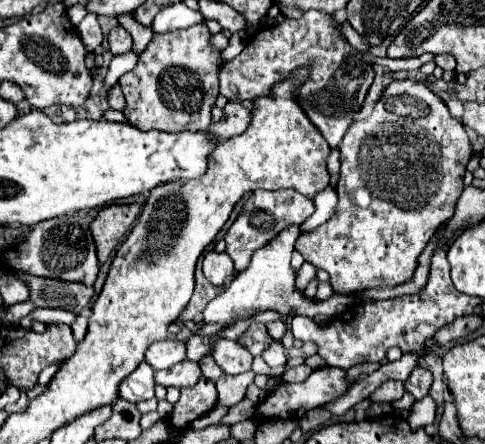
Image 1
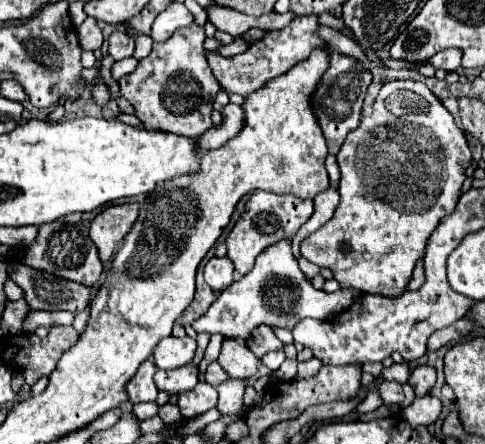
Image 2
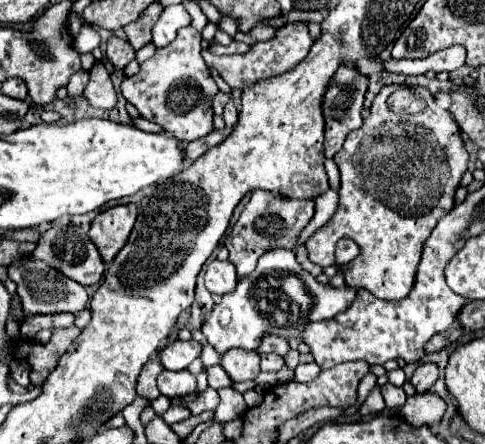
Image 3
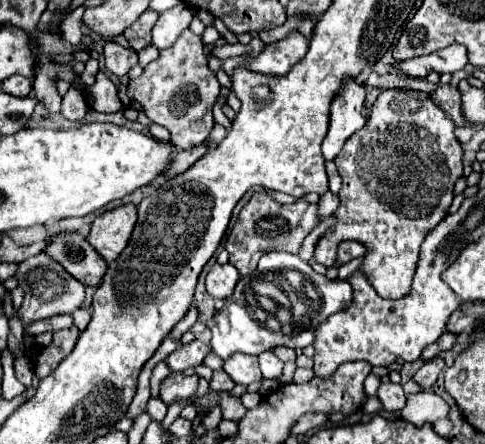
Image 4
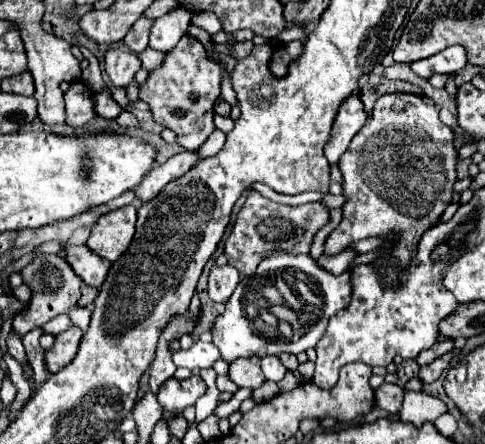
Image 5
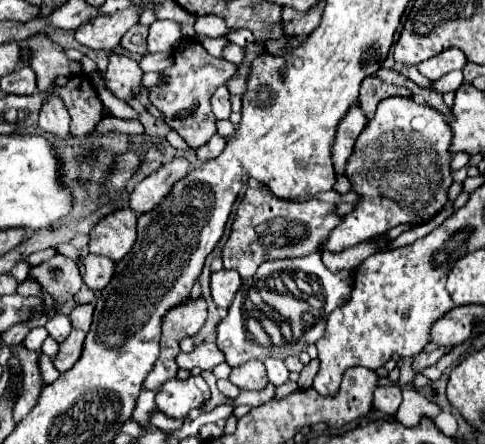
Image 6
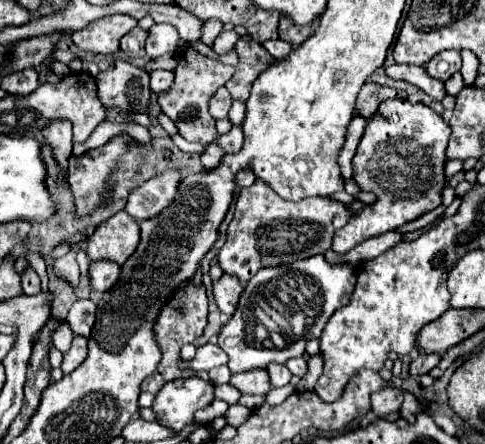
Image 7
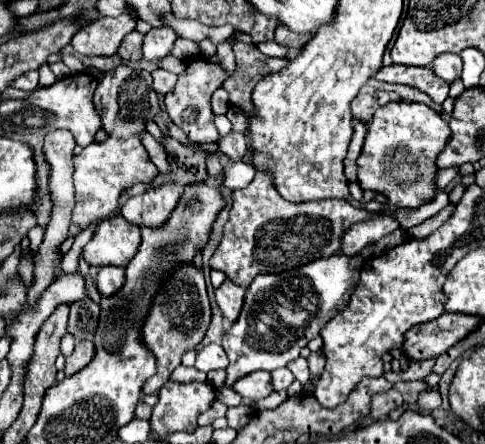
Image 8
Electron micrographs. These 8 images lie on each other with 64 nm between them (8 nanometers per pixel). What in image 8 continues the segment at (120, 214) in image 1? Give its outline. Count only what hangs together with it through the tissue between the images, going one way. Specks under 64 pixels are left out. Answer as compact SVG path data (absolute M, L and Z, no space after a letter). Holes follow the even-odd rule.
M114 216L102 220L84 248L84 258L90 266L116 264L126 266L140 246L140 228L124 220L124 216Z

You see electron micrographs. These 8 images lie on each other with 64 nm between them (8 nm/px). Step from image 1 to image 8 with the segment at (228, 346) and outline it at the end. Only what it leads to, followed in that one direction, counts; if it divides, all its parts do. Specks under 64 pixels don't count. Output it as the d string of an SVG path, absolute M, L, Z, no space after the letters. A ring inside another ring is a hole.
M252 372L242 376L240 380L234 382L232 386L242 398L246 400L260 400L266 398L272 392L272 382L268 372Z

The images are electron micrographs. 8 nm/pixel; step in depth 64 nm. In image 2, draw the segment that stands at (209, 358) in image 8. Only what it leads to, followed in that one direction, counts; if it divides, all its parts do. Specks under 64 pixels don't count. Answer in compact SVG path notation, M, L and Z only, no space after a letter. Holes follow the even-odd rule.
M168 336L156 344L156 348L152 352L152 362L160 370L172 370L172 368L180 368L184 364L190 364L194 358L194 352L196 352L194 338Z

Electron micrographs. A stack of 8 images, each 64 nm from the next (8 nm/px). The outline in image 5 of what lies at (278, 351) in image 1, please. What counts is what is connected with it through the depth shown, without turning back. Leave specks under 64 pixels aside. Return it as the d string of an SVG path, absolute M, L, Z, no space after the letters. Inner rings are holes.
M264 356L264 358L260 360L260 366L262 366L262 372L264 372L266 380L280 382L280 380L284 378L286 368L284 368L282 362L278 360L278 356Z

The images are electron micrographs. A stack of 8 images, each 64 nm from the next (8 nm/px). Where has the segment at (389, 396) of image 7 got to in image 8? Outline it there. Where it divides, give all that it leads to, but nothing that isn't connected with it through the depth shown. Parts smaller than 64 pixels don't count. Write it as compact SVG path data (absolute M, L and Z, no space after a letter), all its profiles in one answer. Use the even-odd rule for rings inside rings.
M388 390L388 392L380 392L380 394L376 394L376 396L372 396L372 412L370 412L370 416L374 418L374 420L382 420L382 418L386 418L394 408L398 408L398 406L402 406L402 394L398 392L398 390Z

